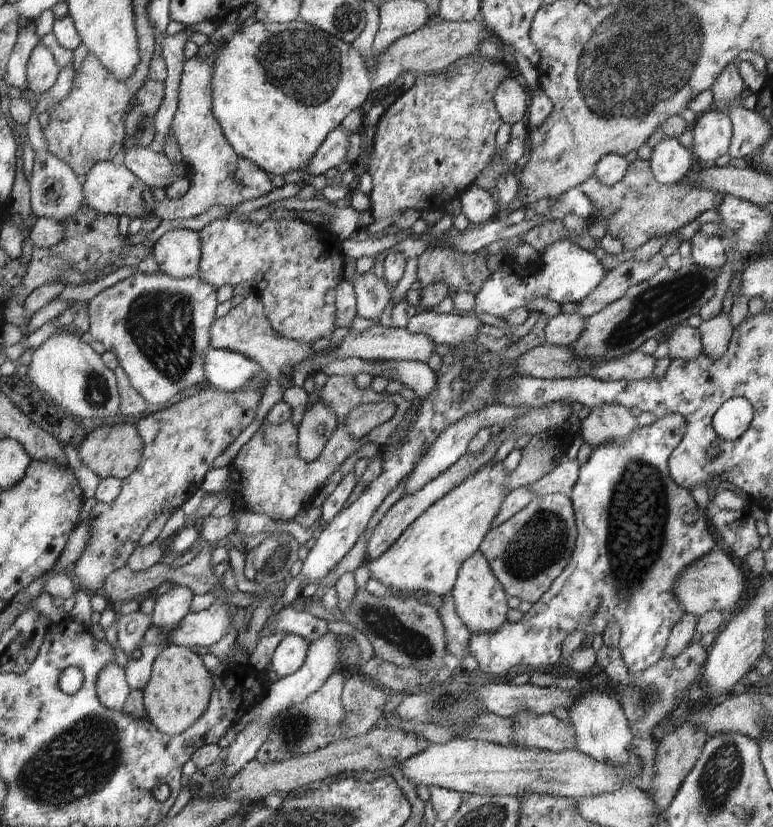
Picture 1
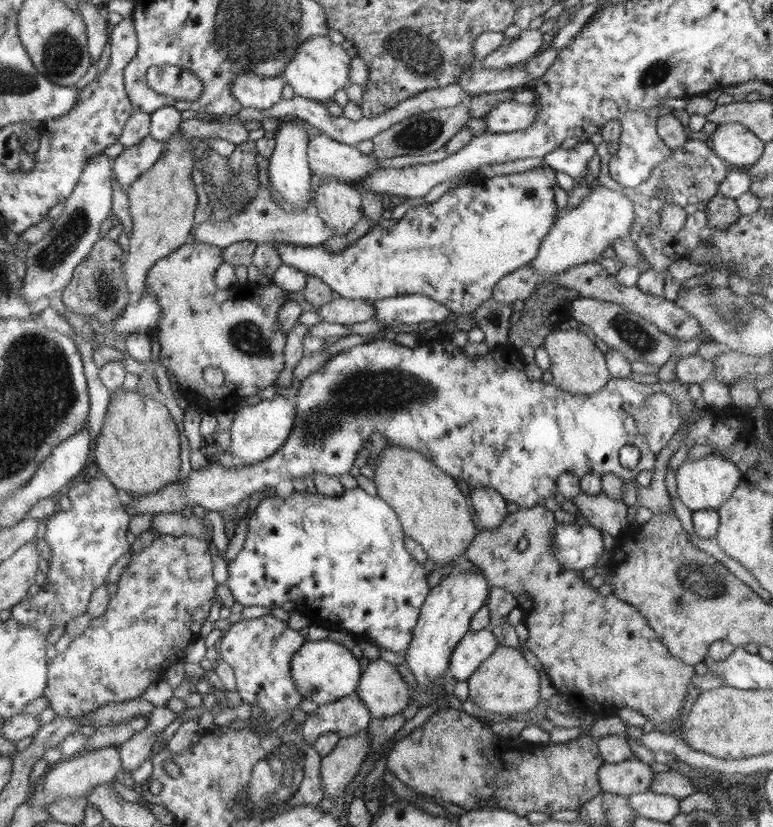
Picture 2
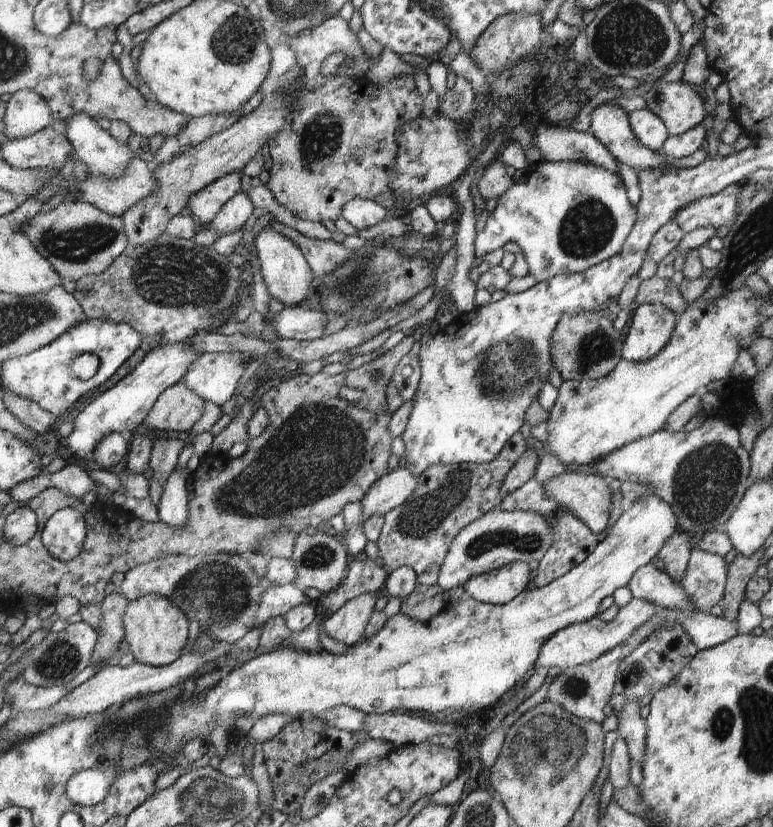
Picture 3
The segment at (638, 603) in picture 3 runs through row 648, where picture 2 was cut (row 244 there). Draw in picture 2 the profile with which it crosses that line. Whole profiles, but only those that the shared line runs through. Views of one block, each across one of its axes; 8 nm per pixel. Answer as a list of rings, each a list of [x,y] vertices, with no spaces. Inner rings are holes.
[[[604,186],[591,191],[575,208],[560,213],[548,234],[539,244],[539,251],[531,263],[503,276],[493,288],[493,298],[511,304],[515,300],[526,300],[538,285],[544,286],[560,273],[576,265],[600,261],[601,253],[610,248],[614,241],[628,237],[635,219],[632,201],[621,192]]]

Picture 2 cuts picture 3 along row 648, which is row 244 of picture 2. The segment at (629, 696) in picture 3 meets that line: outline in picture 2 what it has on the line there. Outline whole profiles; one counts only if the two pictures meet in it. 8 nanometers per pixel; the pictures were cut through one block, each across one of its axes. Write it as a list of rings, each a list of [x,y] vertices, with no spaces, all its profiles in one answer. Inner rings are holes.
[[[688,139],[684,146],[673,149],[672,158],[656,166],[644,182],[630,188],[618,184],[609,173],[609,161],[618,147],[619,143],[602,141],[595,148],[600,156],[599,180],[604,186],[624,193],[632,201],[635,219],[629,232],[630,240],[654,271],[665,272],[672,262],[686,259],[696,250],[707,228],[708,201],[719,192],[720,183],[731,167],[719,158],[709,144],[699,139]],[[669,202],[679,204],[687,214],[684,226],[675,235],[661,228],[660,207]]]

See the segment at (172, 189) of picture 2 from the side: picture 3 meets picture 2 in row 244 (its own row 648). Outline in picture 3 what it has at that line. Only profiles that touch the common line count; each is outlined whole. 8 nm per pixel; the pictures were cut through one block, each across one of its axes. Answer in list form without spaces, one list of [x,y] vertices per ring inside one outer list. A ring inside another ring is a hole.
[[[148,593],[131,600],[123,614],[125,639],[136,663],[153,667],[169,665],[182,656],[188,640],[189,618],[169,598]]]

